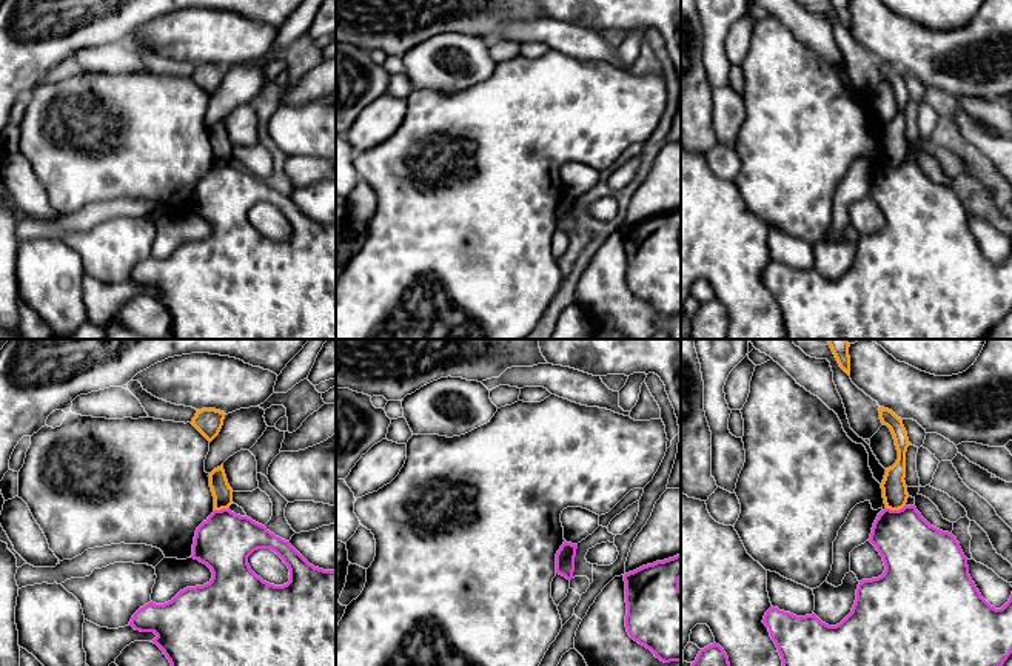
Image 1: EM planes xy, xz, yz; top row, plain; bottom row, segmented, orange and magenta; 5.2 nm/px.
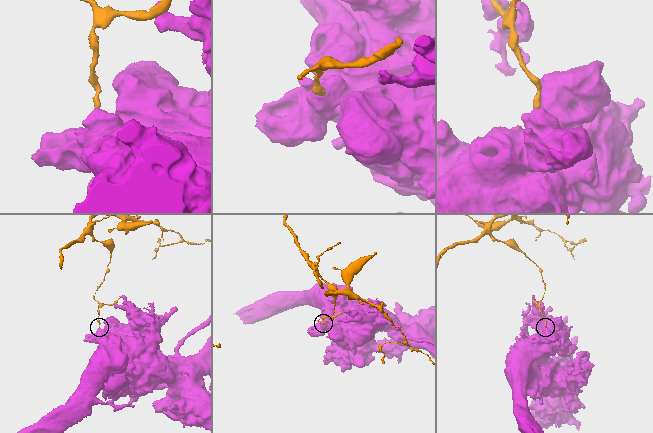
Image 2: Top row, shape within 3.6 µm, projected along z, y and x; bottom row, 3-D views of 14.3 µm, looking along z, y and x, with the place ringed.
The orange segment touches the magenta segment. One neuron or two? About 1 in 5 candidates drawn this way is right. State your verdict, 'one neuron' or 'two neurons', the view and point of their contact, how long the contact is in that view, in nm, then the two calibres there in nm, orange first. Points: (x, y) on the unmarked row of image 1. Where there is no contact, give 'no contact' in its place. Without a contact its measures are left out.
two neurons | yz (895, 164) | 110 nm | 130/340 nm

